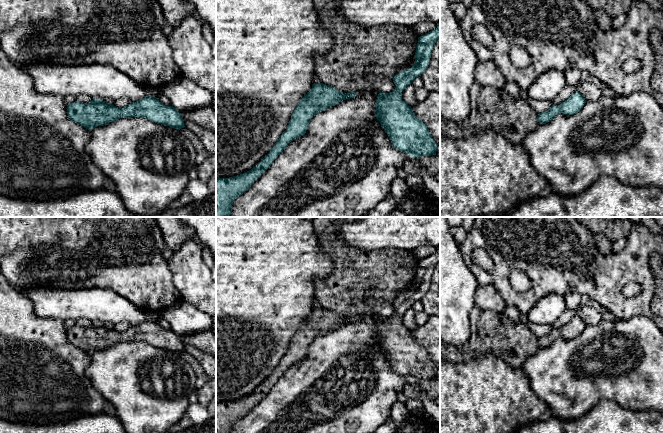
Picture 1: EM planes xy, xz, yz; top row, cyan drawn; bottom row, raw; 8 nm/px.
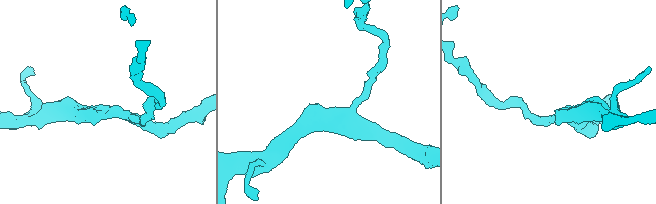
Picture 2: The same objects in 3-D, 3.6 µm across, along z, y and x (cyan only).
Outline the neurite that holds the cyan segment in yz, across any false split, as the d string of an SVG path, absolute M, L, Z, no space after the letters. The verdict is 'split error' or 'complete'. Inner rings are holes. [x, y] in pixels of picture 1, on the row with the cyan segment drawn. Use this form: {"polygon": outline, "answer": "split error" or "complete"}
{"polygon": "M576 91L560 105L553 104L547 111L539 113L537 118L539 124L550 122L558 113L573 115L578 113L584 106L586 100L581 93Z", "answer": "complete"}

